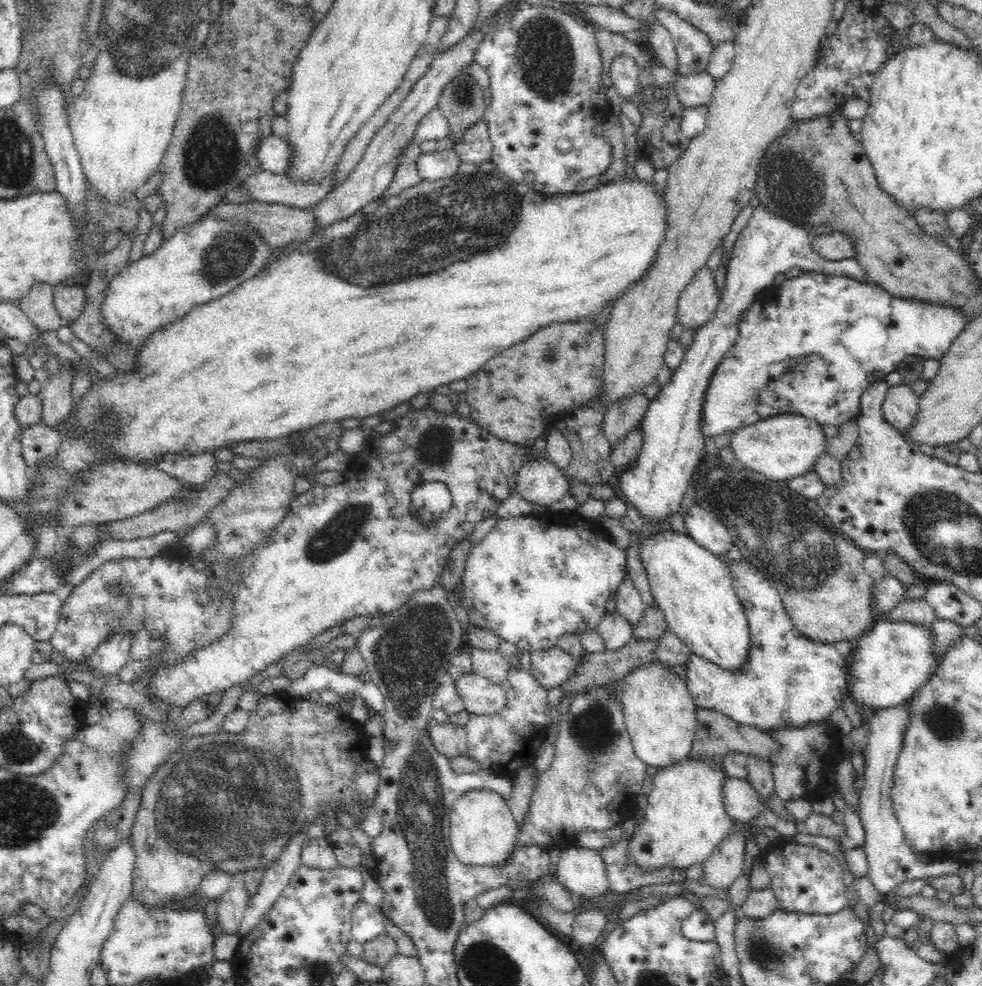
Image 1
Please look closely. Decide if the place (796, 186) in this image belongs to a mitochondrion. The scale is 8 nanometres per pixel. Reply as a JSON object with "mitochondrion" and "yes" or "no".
{"mitochondrion":"yes"}

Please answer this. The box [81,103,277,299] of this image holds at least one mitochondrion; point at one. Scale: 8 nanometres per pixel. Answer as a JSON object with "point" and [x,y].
{"point":[210,157]}

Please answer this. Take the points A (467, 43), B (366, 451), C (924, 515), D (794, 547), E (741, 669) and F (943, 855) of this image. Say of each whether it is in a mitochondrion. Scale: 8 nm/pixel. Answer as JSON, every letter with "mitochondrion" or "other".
{"A":"other","B":"other","C":"mitochondrion","D":"mitochondrion","E":"other","F":"other"}

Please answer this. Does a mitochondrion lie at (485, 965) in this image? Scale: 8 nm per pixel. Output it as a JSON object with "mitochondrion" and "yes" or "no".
{"mitochondrion":"yes"}

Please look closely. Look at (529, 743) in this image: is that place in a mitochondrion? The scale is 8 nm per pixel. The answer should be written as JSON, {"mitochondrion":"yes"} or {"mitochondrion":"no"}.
{"mitochondrion":"yes"}

